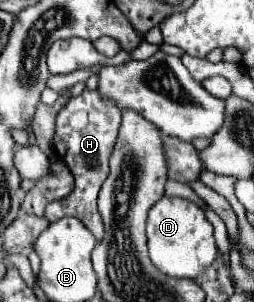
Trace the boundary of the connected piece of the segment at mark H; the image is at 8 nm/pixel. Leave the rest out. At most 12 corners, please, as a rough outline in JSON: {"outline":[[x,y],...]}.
{"outline":[[84,90],[56,116],[54,150],[76,188],[44,216],[74,216],[100,242],[96,206],[120,110]]}

